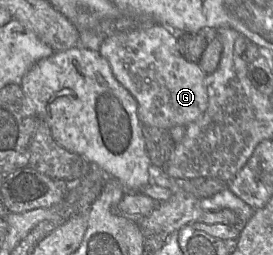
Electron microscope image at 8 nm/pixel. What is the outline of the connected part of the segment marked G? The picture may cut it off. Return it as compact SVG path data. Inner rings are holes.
M153 24L131 30L114 32L105 38L99 52L105 58L113 74L135 98L138 104L138 117L142 125L168 129L184 126L198 120L208 107L205 86L206 74L199 64L186 60L178 50L177 33L168 27Z

